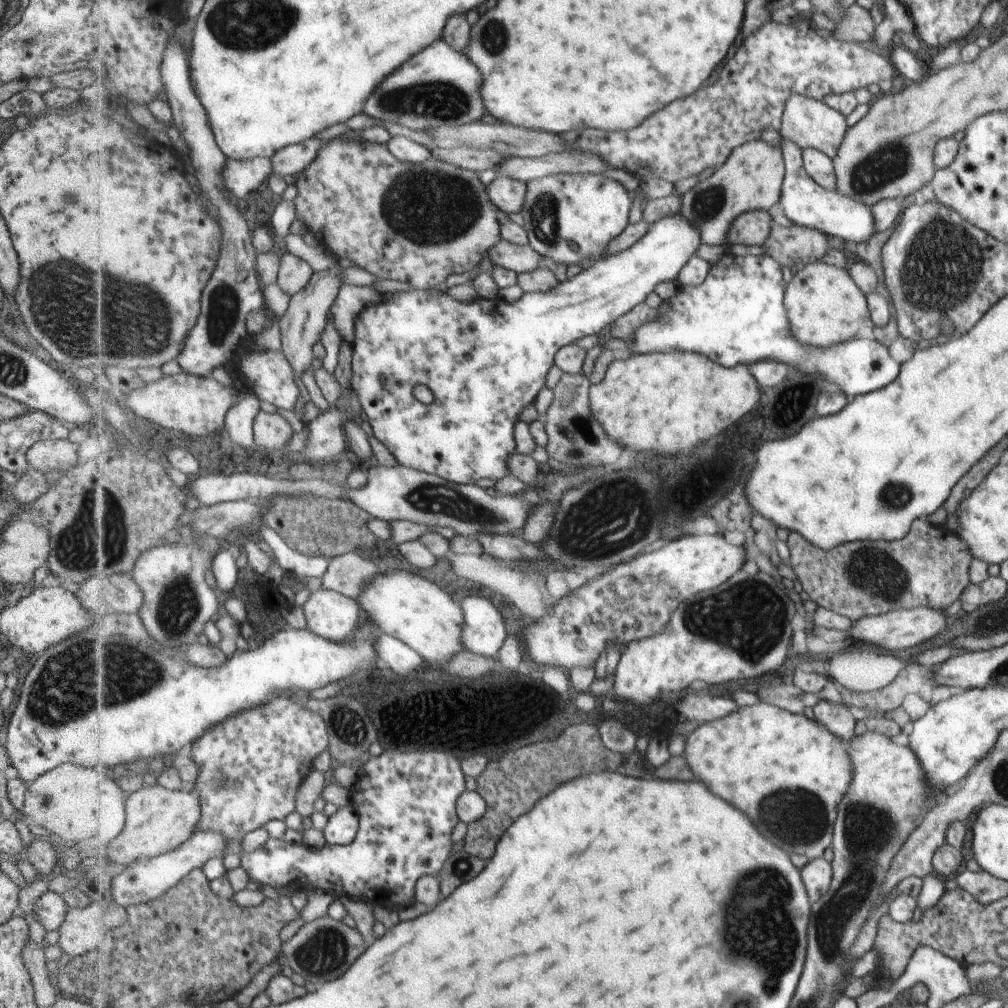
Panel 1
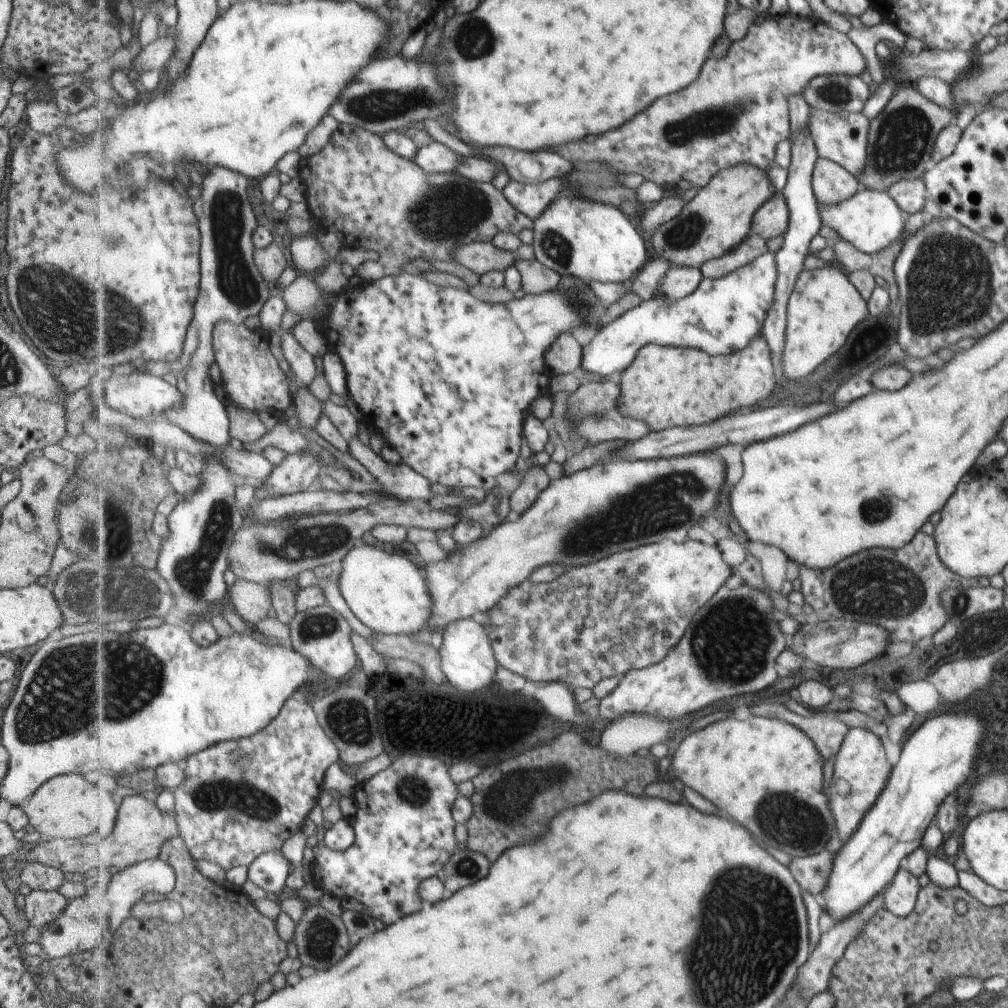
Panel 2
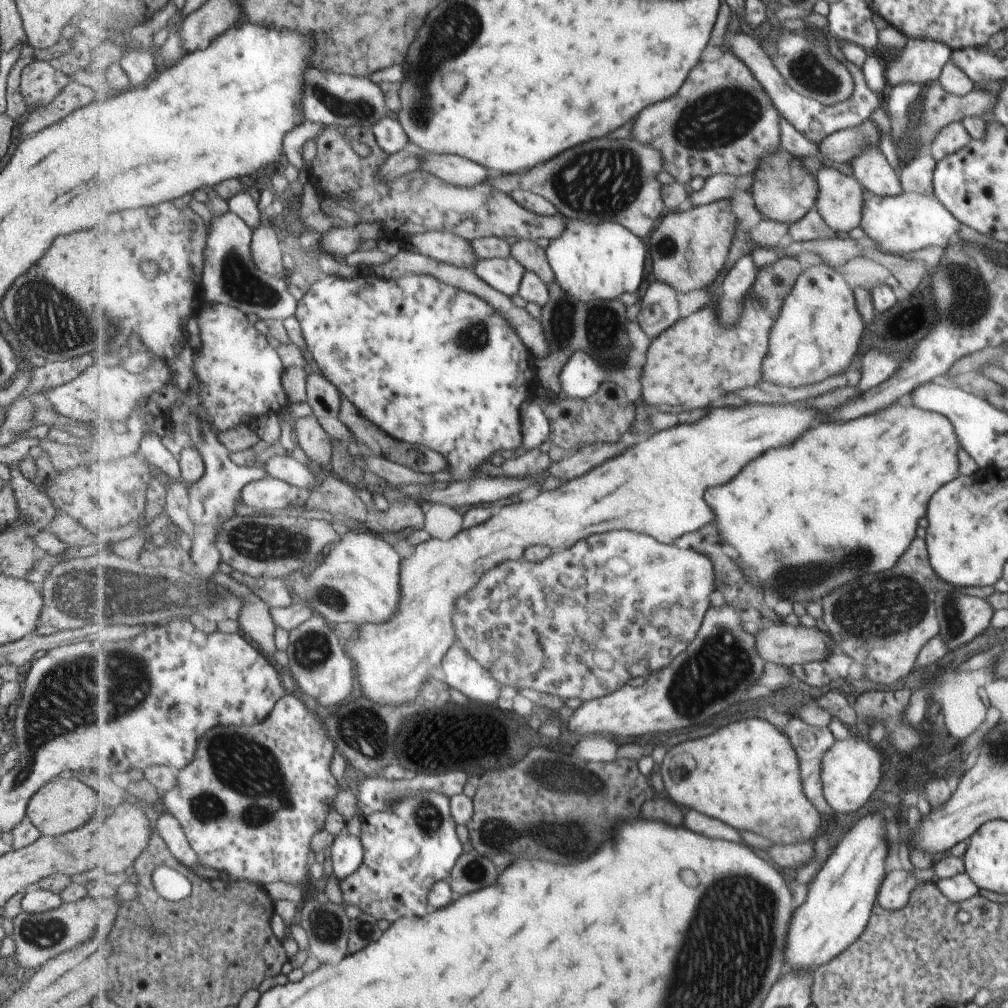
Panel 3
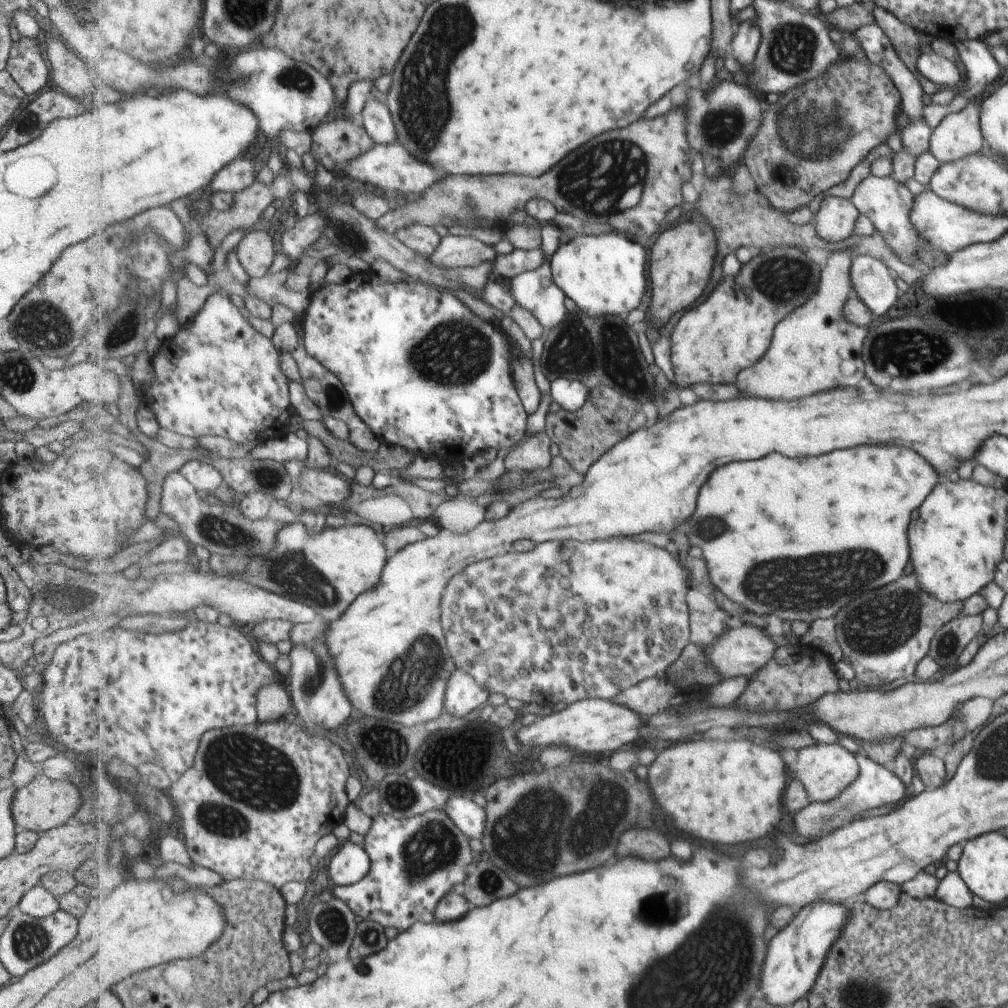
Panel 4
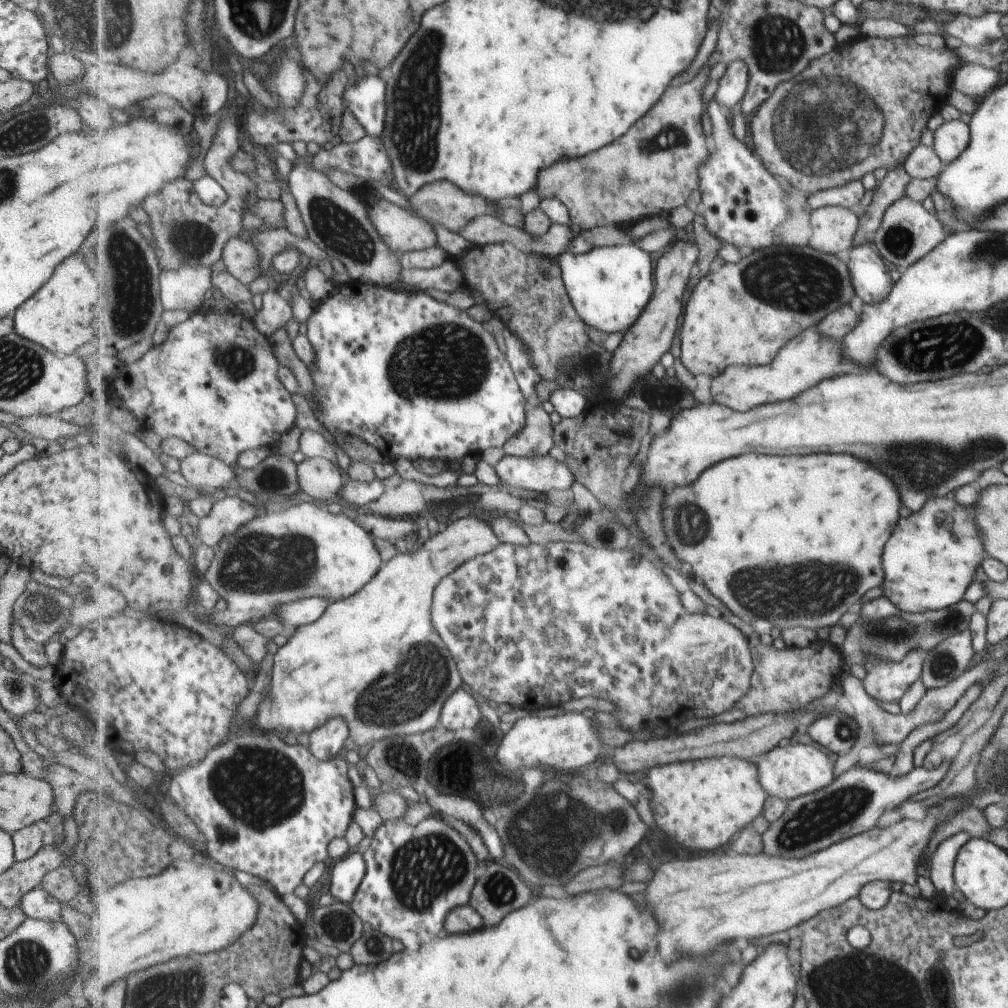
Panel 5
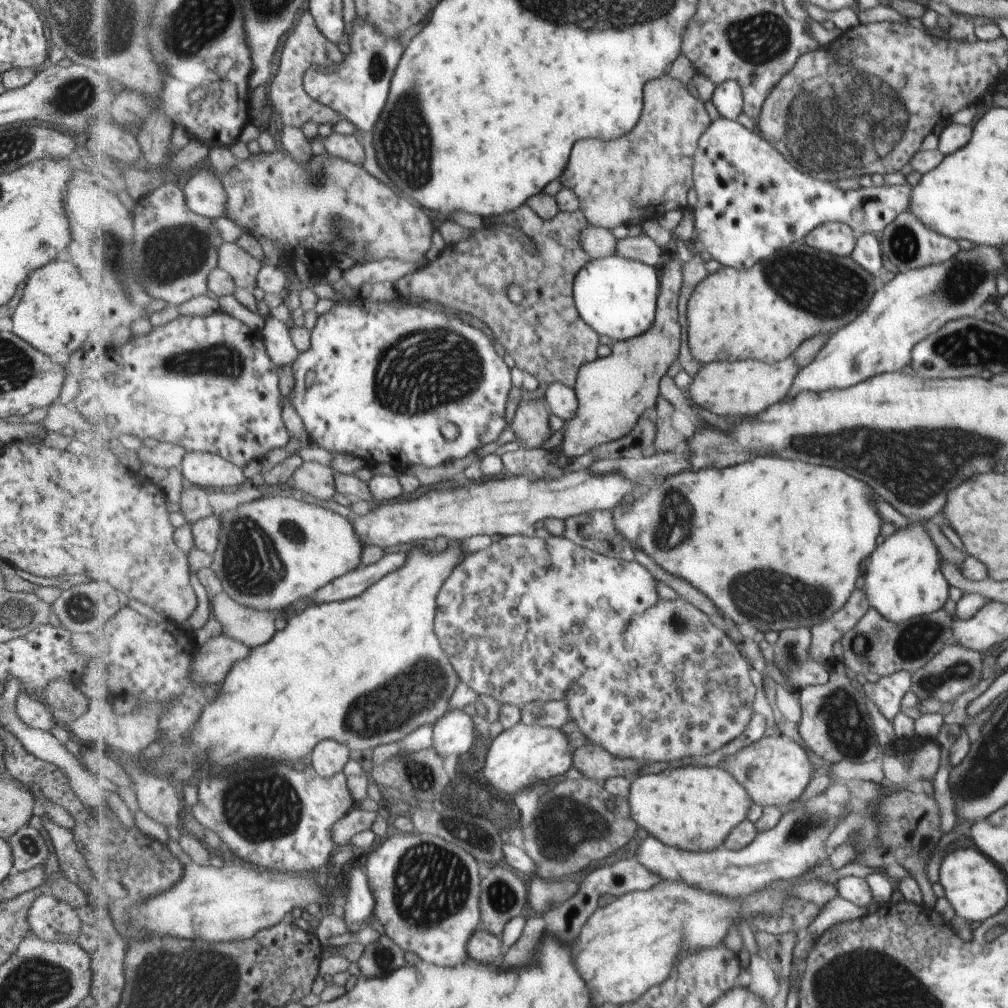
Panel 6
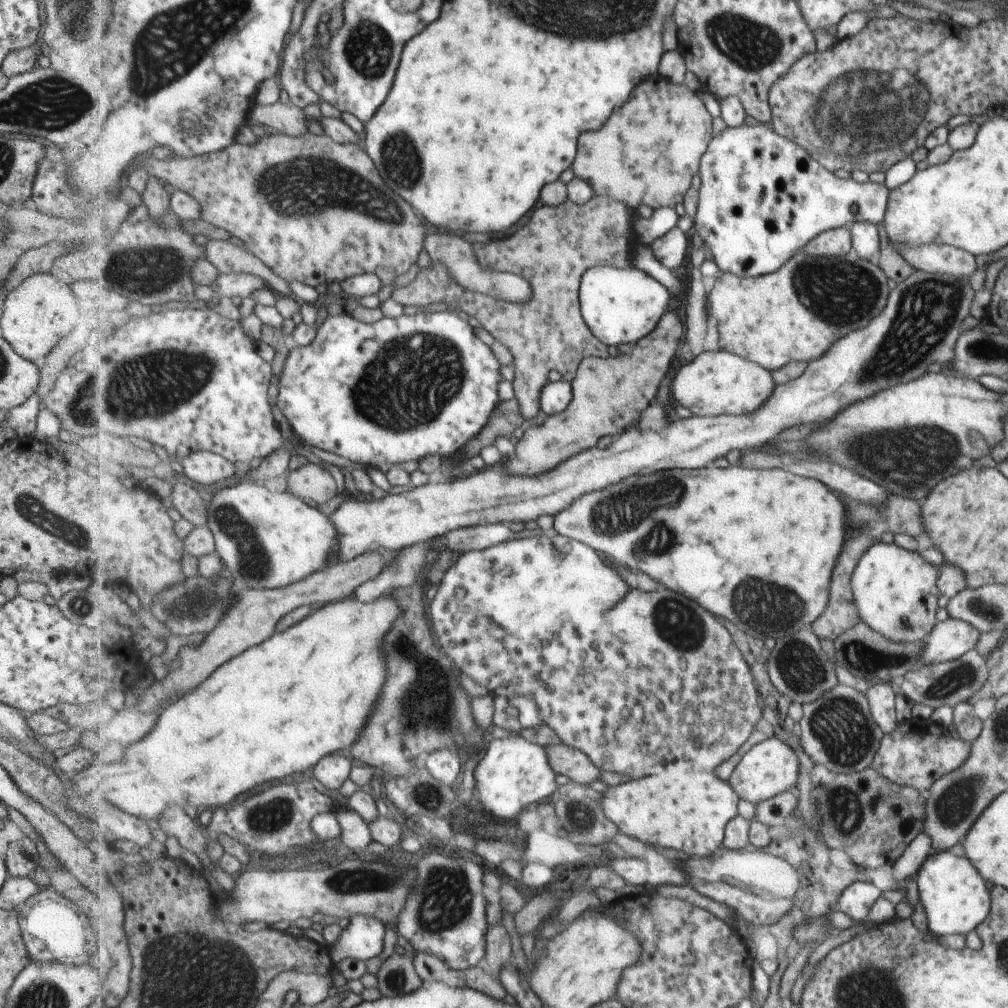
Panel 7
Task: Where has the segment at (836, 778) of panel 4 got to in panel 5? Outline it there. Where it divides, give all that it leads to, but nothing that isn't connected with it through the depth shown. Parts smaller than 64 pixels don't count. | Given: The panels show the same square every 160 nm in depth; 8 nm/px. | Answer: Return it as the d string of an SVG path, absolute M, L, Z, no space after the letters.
M787 742L772 748L767 754L759 756L755 763L759 767L759 780L768 796L779 797L789 801L821 790L833 780L833 770L829 766L827 756L819 748L811 748L805 744L791 744Z

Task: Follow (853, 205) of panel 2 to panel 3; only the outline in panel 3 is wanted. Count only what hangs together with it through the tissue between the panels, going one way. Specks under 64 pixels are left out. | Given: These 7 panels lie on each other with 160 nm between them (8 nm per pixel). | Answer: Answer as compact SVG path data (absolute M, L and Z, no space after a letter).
M868 190L862 191L863 200L860 208L858 227L863 230L870 242L877 244L877 250L882 253L907 252L925 248L925 246L940 246L945 248L949 243L957 241L957 220L931 195L919 193L899 193L893 196L875 196Z

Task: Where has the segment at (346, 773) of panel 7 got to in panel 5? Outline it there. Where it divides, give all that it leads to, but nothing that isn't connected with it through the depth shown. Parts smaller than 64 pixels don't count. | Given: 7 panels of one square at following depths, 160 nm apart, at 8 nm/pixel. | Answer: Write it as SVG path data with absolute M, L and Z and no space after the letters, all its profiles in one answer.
M329 718L331 724L323 724L311 734L311 750L319 760L329 760L343 755L345 742L350 736L350 728L345 718Z

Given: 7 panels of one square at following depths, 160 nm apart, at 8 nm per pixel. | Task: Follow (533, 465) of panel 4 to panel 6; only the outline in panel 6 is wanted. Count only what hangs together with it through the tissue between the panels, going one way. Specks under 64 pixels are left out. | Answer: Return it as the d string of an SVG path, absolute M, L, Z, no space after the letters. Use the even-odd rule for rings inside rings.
M531 207L527 208L527 216L523 216L522 222L518 224L505 224L505 228L503 226L499 230L491 230L483 226L466 241L454 245L446 244L445 249L433 262L395 282L397 293L402 298L406 294L411 294L481 319L492 330L496 342L500 343L505 352L515 360L515 366L527 371L538 380L537 389L523 389L533 394L533 398L522 400L510 425L514 432L514 439L510 442L515 442L518 450L538 449L553 433L549 428L551 410L545 402L546 385L559 381L574 388L581 366L599 358L597 350L599 350L600 334L591 328L586 320L583 320L575 302L575 277L593 259L579 242L579 232L592 224L587 220L583 210L572 213L559 212L555 218L545 220L535 211L531 212L531 209ZM515 284L525 285L531 292L526 301L521 304L515 304L508 294L508 289Z

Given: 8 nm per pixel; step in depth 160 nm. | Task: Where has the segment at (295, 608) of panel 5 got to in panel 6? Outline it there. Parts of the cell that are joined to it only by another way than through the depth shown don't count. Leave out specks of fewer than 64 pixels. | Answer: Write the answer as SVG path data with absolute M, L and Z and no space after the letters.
M408 552L377 554L373 564L365 564L356 571L348 572L315 591L309 604L341 602L357 598L368 586L375 584L400 567L405 562Z

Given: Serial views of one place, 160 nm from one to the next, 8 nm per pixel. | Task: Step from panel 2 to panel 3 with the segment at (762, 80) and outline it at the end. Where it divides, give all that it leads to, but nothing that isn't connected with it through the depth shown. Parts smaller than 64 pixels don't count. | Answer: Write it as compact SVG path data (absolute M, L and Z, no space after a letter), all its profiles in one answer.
M728 50L720 59L699 63L677 94L647 108L647 112L643 112L643 116L637 120L637 136L633 122L633 140L637 138L637 142L660 151L662 160L666 162L664 171L681 184L691 182L695 176L708 179L715 175L743 176L755 173L760 161L767 155L773 155L779 148L779 118L765 91L749 65Z

